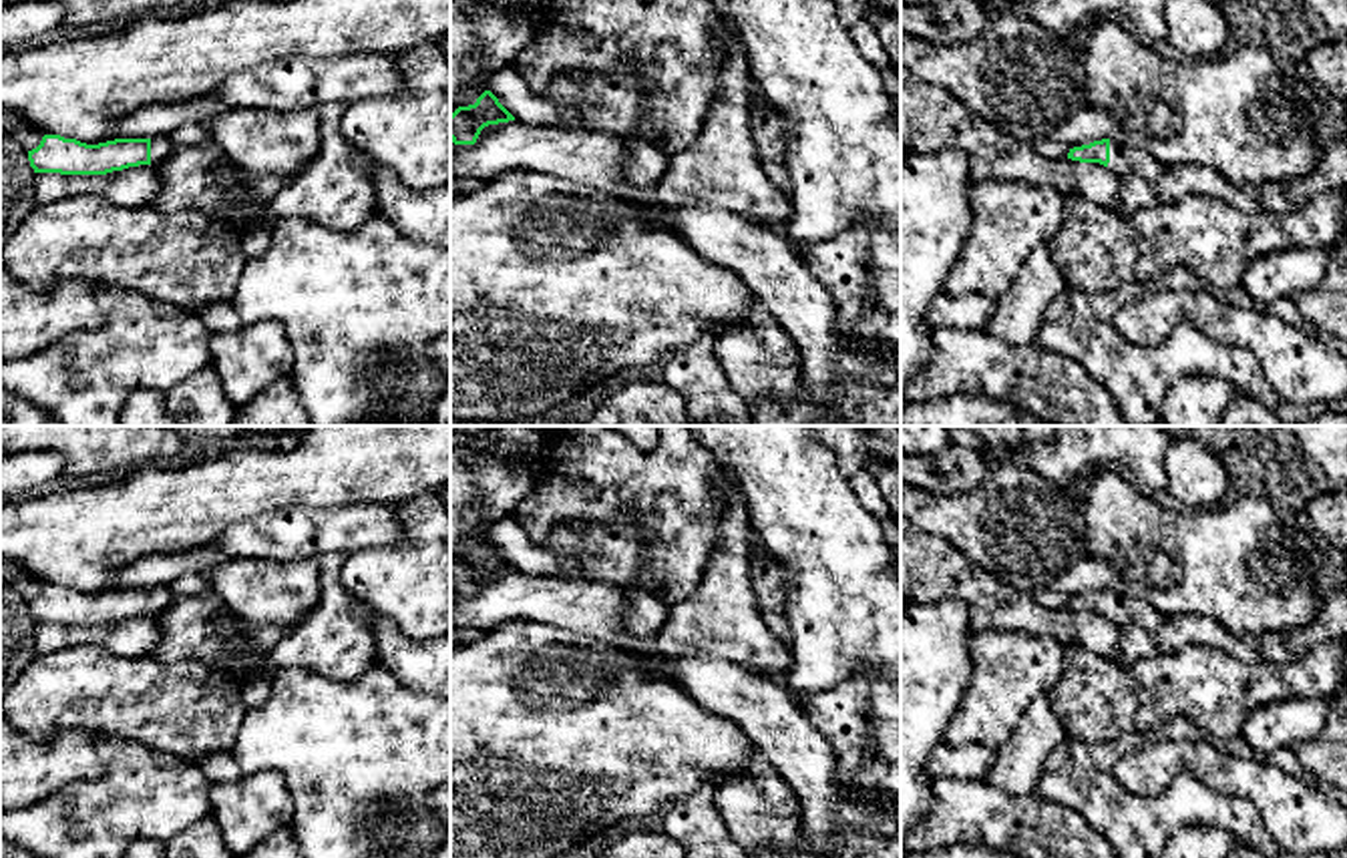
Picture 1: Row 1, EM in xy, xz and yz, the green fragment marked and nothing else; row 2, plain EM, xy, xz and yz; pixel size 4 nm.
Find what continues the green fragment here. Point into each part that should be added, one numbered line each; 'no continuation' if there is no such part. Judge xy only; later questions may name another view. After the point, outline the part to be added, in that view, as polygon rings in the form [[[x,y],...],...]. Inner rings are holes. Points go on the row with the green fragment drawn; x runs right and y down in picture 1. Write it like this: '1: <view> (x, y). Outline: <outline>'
1: xy (161, 147). Outline: [[[169,137],[151,139],[151,165],[159,165],[173,153],[173,143]]]

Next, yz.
1: yz (1124, 159). Outline: [[[1110,139],[1110,163],[1118,175],[1138,175],[1142,179],[1154,181],[1164,175],[1168,167],[1158,163],[1150,153],[1140,147],[1122,145]]]

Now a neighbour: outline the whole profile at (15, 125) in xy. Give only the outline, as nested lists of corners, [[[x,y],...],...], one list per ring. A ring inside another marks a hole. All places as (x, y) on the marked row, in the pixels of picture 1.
[[[0,111],[0,131],[14,135],[26,151],[40,145],[44,133],[32,129],[22,117]]]

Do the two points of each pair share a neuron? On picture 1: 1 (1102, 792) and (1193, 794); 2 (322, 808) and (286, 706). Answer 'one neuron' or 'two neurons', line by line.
1: one neuron
2: one neuron

